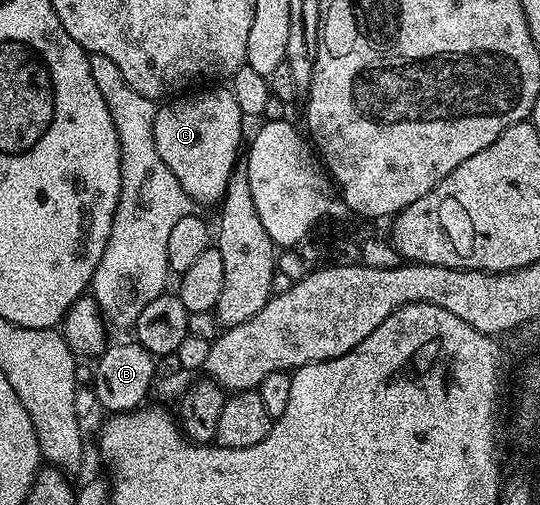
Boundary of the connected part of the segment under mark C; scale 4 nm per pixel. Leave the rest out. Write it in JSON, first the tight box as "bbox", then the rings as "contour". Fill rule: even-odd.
{"bbox":[155,88,243,204],"contour":[[[217,88],[202,89],[205,90],[202,94],[174,97],[158,105],[155,116],[155,148],[159,148],[163,164],[175,172],[175,180],[183,184],[183,192],[197,204],[220,203],[241,150],[243,115],[239,104],[235,104],[232,89],[213,89]]]}

